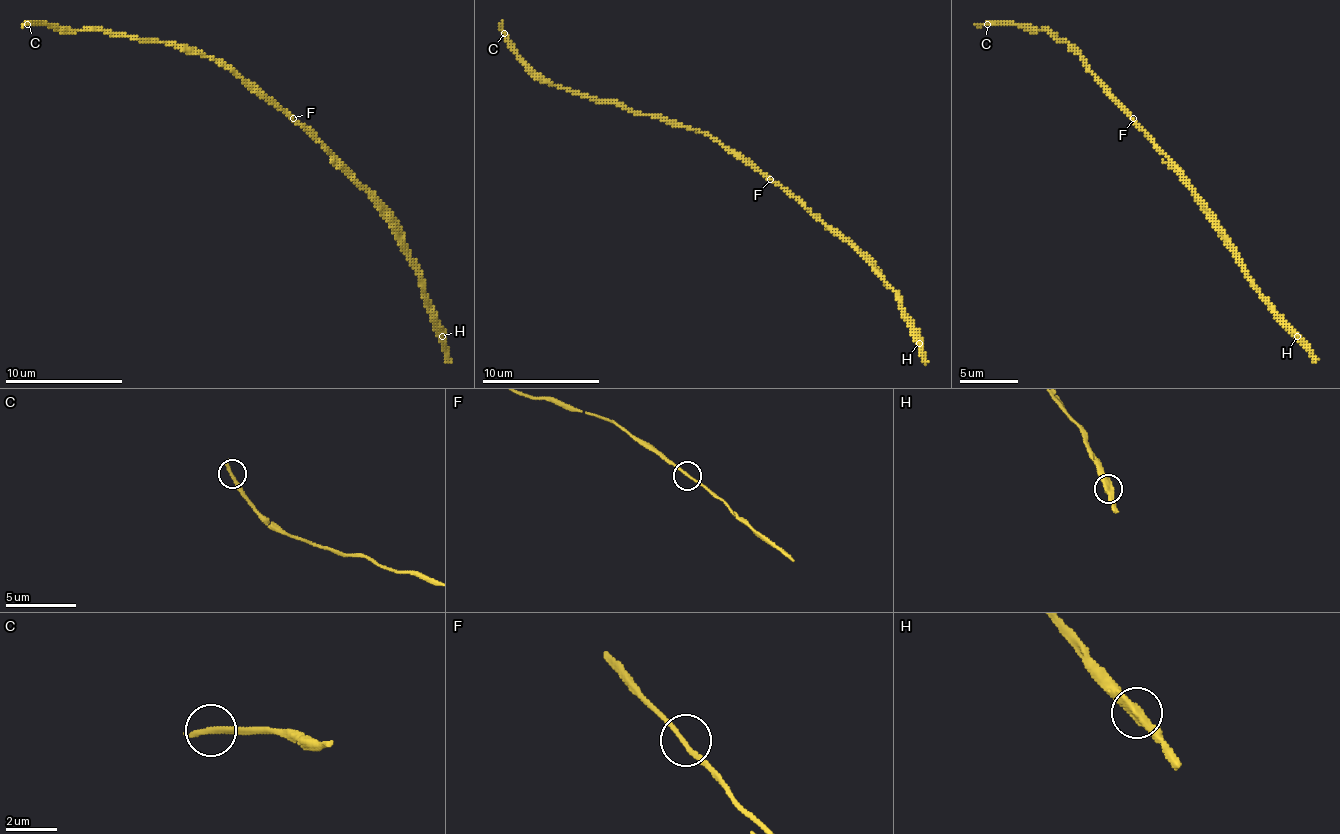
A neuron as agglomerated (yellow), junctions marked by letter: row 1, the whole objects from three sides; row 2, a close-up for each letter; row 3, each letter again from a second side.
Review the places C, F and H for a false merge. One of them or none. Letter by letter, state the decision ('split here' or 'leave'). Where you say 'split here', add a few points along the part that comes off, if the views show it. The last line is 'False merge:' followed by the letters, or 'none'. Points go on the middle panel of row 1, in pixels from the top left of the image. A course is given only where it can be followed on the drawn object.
C: leave
F: leave
H: split here; course (919, 344), (899, 297), (849, 244), (808, 209)
False merge: H

